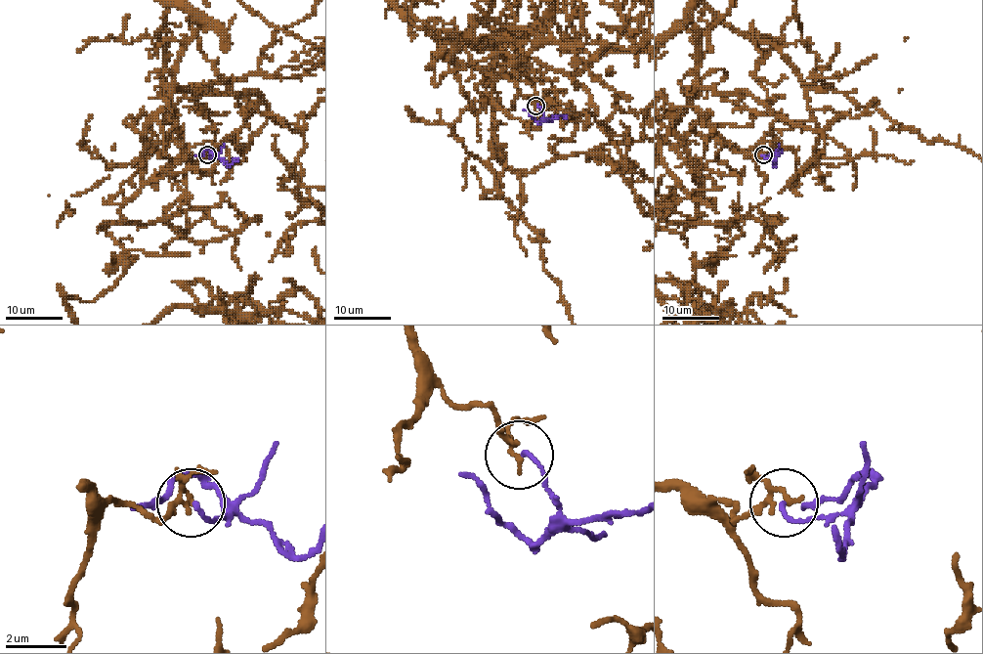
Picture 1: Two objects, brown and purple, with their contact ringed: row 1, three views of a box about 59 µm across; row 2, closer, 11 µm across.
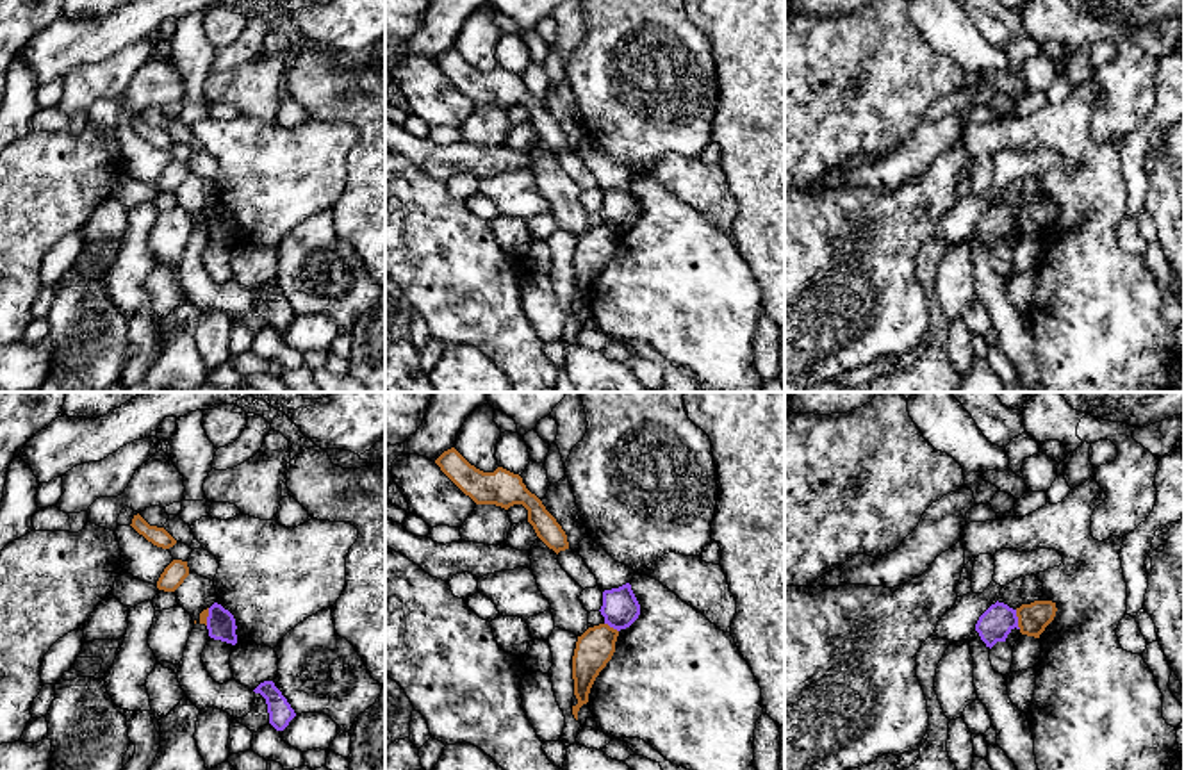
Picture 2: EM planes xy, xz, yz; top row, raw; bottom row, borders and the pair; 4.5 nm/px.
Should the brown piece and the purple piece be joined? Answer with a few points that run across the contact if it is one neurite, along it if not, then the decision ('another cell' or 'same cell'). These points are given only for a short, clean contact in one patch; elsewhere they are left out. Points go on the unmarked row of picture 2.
line yz (1015, 211), (1020, 229); another cell

